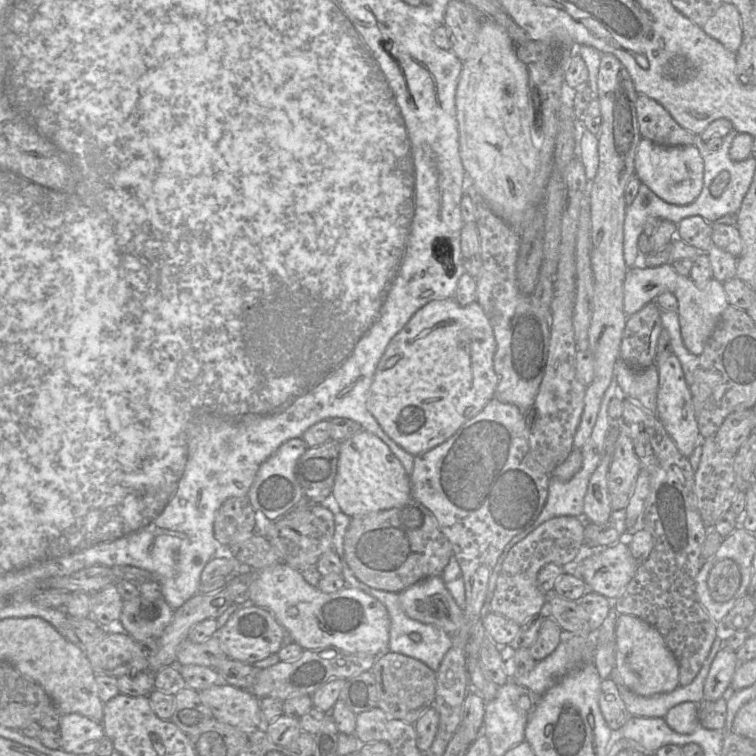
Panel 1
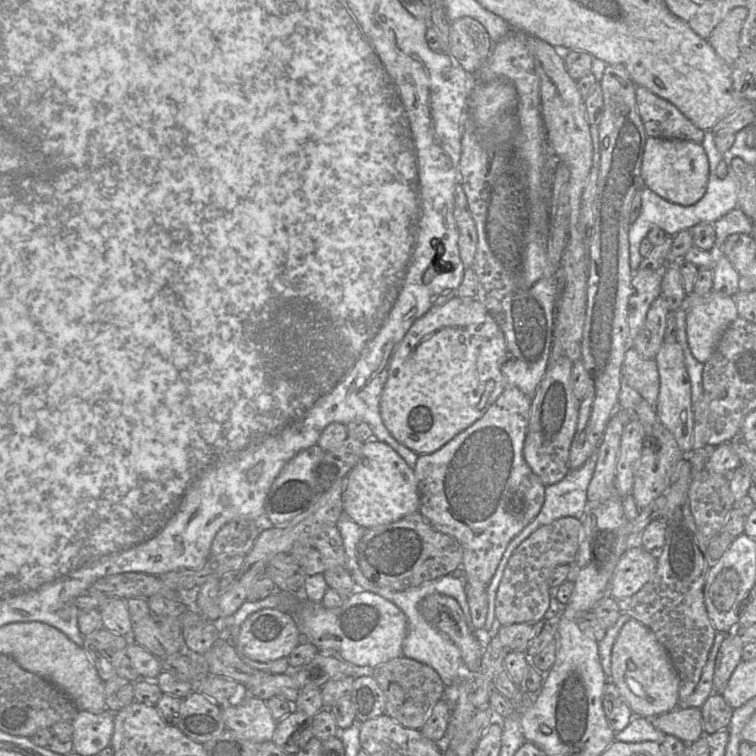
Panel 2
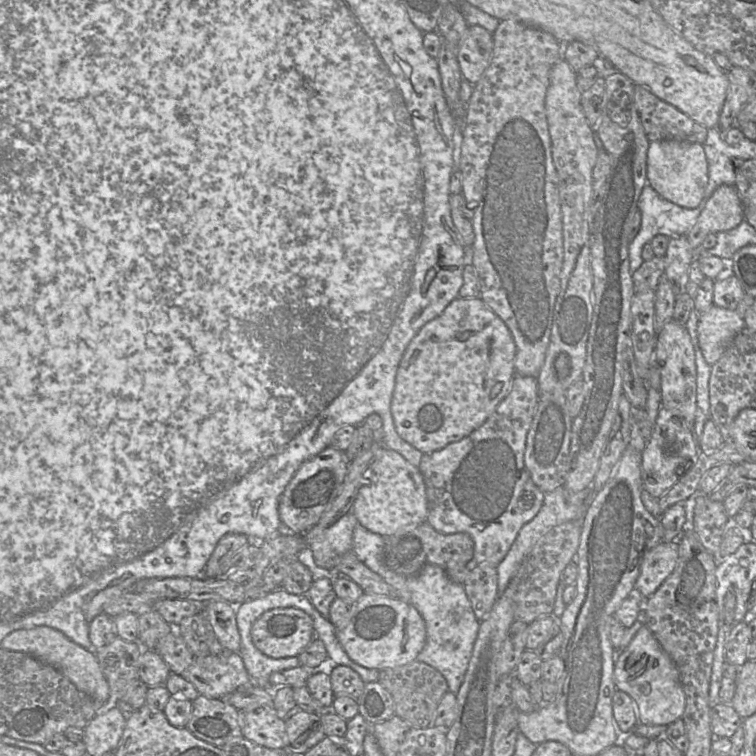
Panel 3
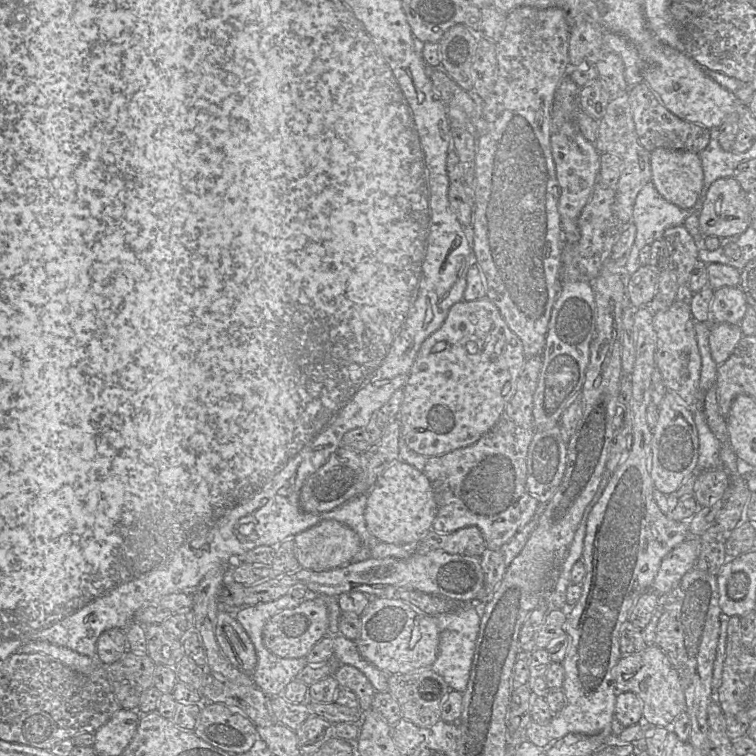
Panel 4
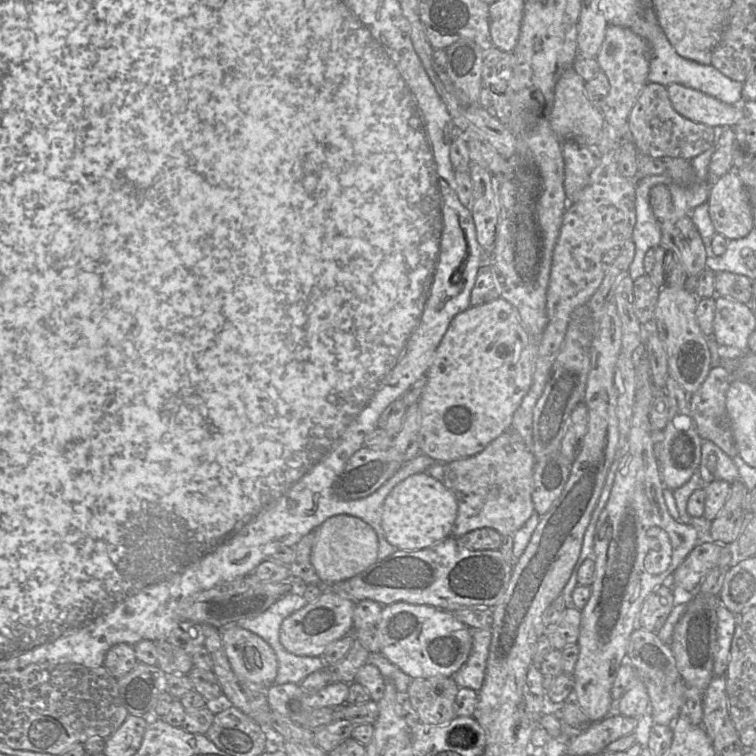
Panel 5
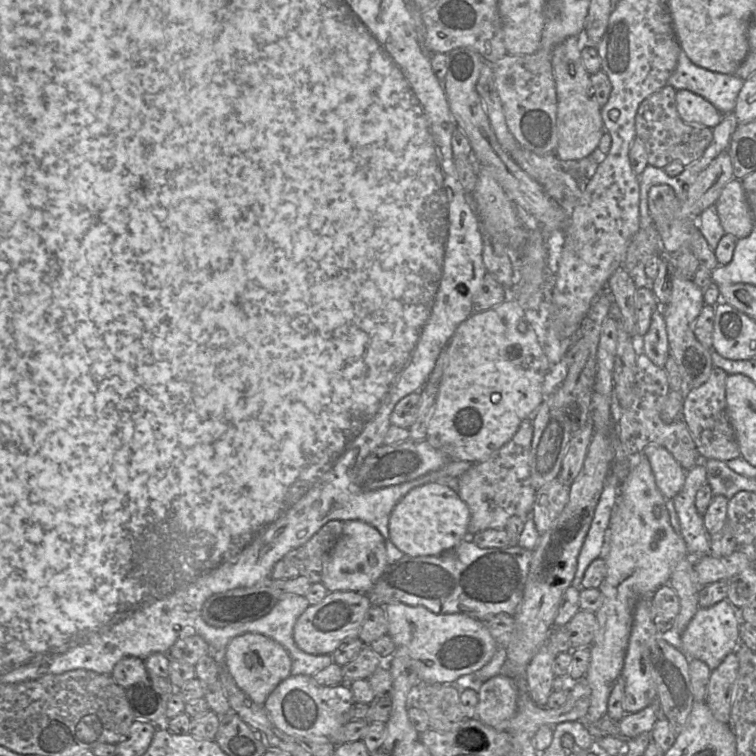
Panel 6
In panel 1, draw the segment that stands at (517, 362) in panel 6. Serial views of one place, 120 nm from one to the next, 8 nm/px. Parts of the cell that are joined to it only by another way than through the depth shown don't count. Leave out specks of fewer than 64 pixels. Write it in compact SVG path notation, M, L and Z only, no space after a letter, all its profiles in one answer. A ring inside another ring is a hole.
M454 298L427 303L418 310L384 351L375 371L368 409L383 431L416 456L449 439L494 398L498 376L493 358L496 341L491 324L477 301L461 306Z

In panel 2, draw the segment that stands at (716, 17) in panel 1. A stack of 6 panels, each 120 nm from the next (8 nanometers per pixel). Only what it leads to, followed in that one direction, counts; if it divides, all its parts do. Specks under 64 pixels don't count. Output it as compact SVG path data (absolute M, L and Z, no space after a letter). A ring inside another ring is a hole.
M745 7L733 8L707 39L718 56L729 66L732 66L741 54L739 39L747 14L748 11Z

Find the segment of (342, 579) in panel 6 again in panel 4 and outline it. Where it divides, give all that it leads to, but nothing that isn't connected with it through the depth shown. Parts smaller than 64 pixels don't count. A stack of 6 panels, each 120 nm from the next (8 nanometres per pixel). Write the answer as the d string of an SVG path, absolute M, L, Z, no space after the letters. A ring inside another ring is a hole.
M334 519L319 522L313 527L291 537L294 539L295 554L302 568L322 571L341 567L354 561L362 549L360 536L352 528Z

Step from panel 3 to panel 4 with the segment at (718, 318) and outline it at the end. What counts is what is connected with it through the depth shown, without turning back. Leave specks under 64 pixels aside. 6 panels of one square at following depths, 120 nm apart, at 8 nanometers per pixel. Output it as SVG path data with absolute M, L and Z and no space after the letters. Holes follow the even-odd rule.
M712 324L709 334L709 347L712 359L716 364L724 363L742 338L739 324Z

